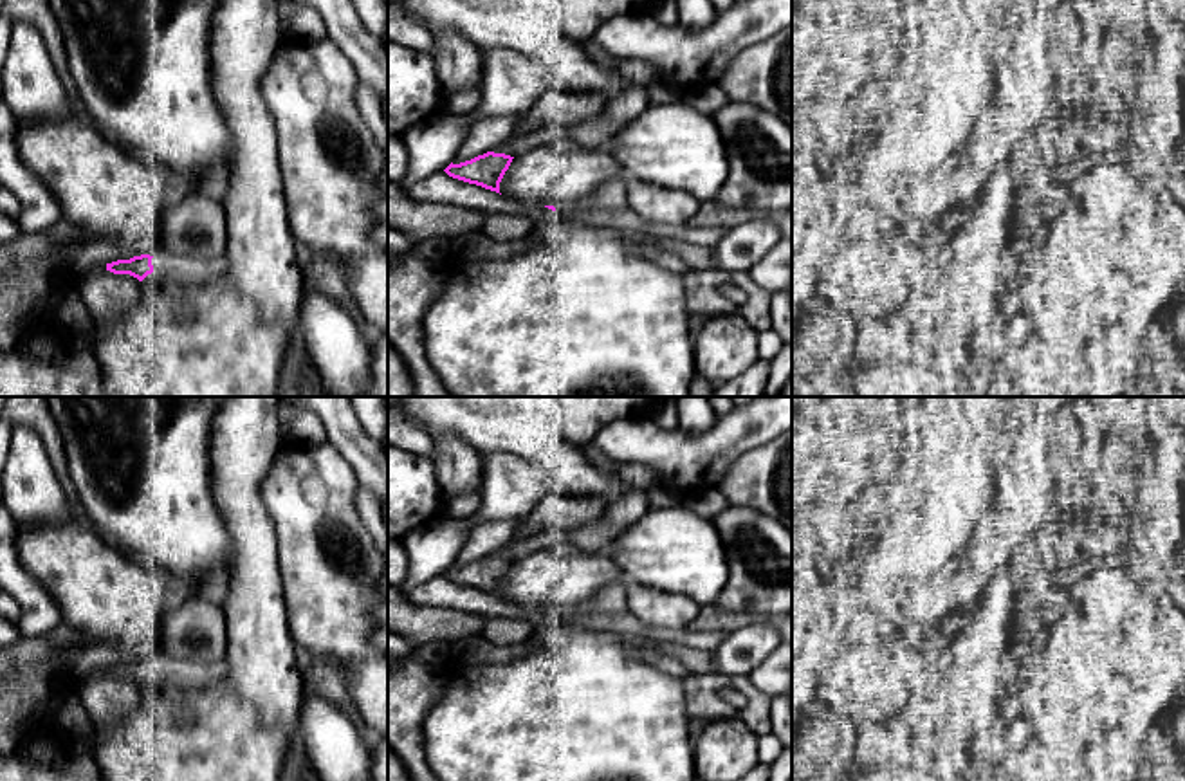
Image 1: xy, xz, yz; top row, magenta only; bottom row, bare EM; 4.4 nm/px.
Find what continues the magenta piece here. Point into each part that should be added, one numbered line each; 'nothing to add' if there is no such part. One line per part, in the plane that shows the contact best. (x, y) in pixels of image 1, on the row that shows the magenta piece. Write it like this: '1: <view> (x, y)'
1: xy (174, 266)

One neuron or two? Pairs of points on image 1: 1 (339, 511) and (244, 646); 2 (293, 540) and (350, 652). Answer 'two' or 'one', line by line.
1: two
2: one

